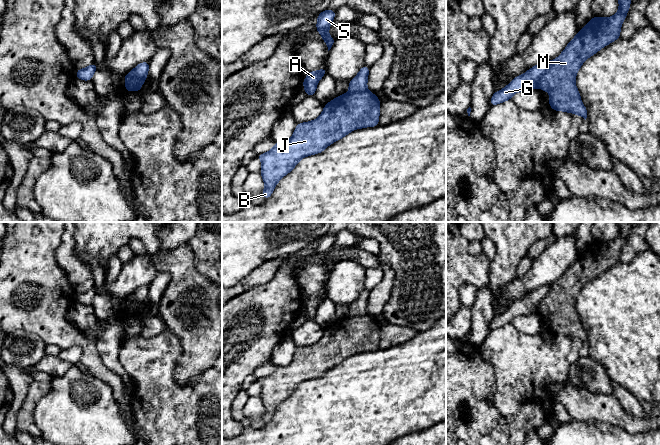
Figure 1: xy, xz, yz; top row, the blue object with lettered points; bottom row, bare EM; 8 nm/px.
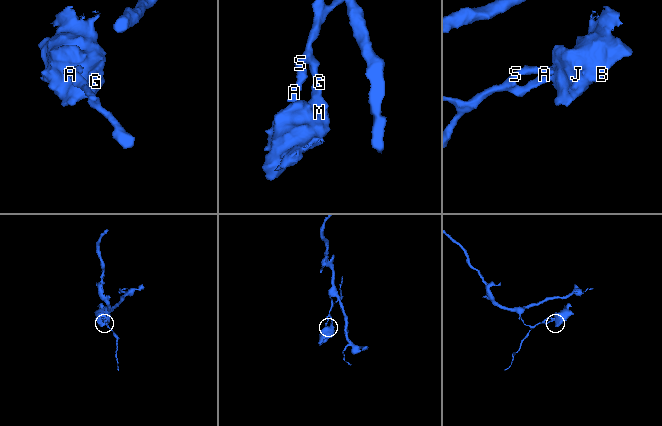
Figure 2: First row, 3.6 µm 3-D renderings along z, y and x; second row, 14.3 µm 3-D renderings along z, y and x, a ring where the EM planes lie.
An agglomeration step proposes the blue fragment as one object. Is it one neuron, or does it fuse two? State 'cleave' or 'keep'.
cleave

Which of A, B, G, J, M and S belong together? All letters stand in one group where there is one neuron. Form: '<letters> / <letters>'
A G S / B J M

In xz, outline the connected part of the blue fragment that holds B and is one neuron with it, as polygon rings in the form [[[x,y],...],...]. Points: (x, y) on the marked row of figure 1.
[[[367,90],[361,93],[348,92],[337,96],[334,100],[324,105],[324,110],[317,119],[305,123],[297,123],[290,140],[276,142],[269,152],[256,155],[262,162],[260,173],[265,184],[262,192],[264,199],[270,198],[277,183],[282,177],[291,172],[302,158],[321,153],[331,143],[345,137],[355,129],[378,126],[379,115],[380,100],[376,94]]]

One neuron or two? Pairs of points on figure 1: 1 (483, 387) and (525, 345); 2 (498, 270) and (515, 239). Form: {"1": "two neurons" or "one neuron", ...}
{"1": "two neurons", "2": "one neuron"}

